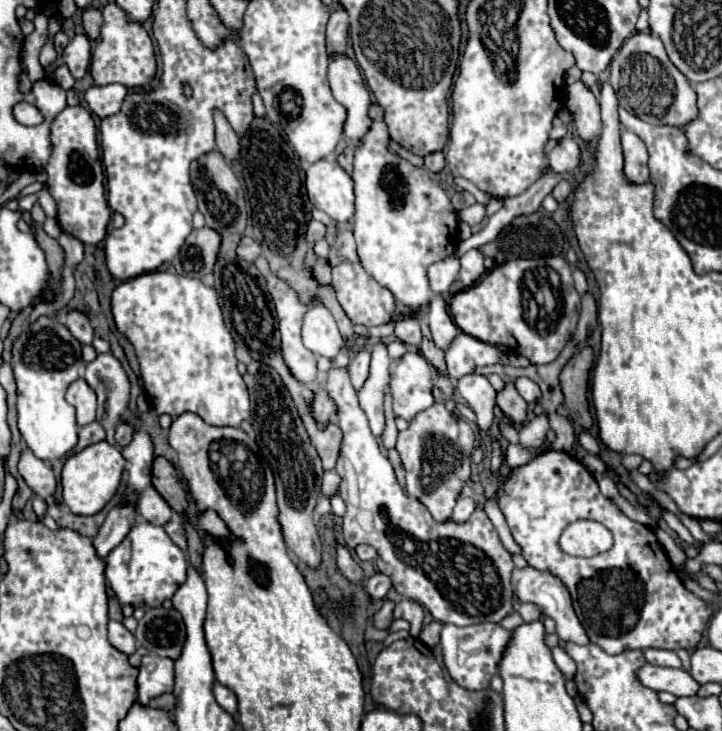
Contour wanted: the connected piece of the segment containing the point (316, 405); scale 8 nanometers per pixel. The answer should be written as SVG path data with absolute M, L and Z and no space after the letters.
M324 390L316 392L316 400L312 402L312 416L320 422L320 426L324 426L324 422L332 420L336 412L336 406L332 406L332 400L328 398L328 394Z

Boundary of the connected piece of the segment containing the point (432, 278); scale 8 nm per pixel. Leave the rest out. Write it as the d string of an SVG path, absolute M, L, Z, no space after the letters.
M448 256L436 264L432 264L428 268L428 282L430 282L430 290L436 294L446 294L452 286L452 282L456 280L460 272L460 262L456 256Z

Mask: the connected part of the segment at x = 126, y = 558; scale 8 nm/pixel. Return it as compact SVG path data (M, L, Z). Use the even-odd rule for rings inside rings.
M138 522L132 526L130 534L108 554L106 564L106 580L110 582L110 588L114 590L120 604L154 608L160 606L166 598L170 598L184 582L188 562L184 552L168 538L162 526Z

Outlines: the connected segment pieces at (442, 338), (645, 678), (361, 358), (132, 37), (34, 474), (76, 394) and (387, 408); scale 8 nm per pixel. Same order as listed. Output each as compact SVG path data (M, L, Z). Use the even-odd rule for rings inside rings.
M434 296L434 300L430 302L428 322L430 322L434 344L438 348L446 350L454 342L454 338L458 334L458 326L452 322L452 318L448 314L448 306L442 296Z
M644 664L640 670L640 682L644 686L660 692L670 692L674 696L696 696L700 684L682 668L662 668L662 666L652 666Z
M360 350L348 364L348 372L352 378L352 386L354 390L360 390L366 382L366 378L370 376L370 352L368 350Z
M106 4L102 10L102 18L104 24L100 30L100 40L94 46L92 64L90 64L94 84L104 86L118 82L124 84L126 88L148 84L156 74L156 56L154 56L152 40L146 34L146 30L140 24L128 22L126 14L116 4Z
M30 448L22 450L20 462L18 462L18 472L26 480L26 484L34 490L34 494L38 494L42 500L54 496L56 478L54 478L52 468L48 466L48 462L36 458Z
M78 378L70 384L66 392L66 400L76 408L76 422L78 426L86 426L94 422L96 418L96 394L94 390L84 382L84 378Z
M384 394L384 412L386 412L386 430L382 434L382 444L384 444L384 448L392 448L396 444L396 438L398 438L398 428L396 428L394 414L392 414L390 394Z

